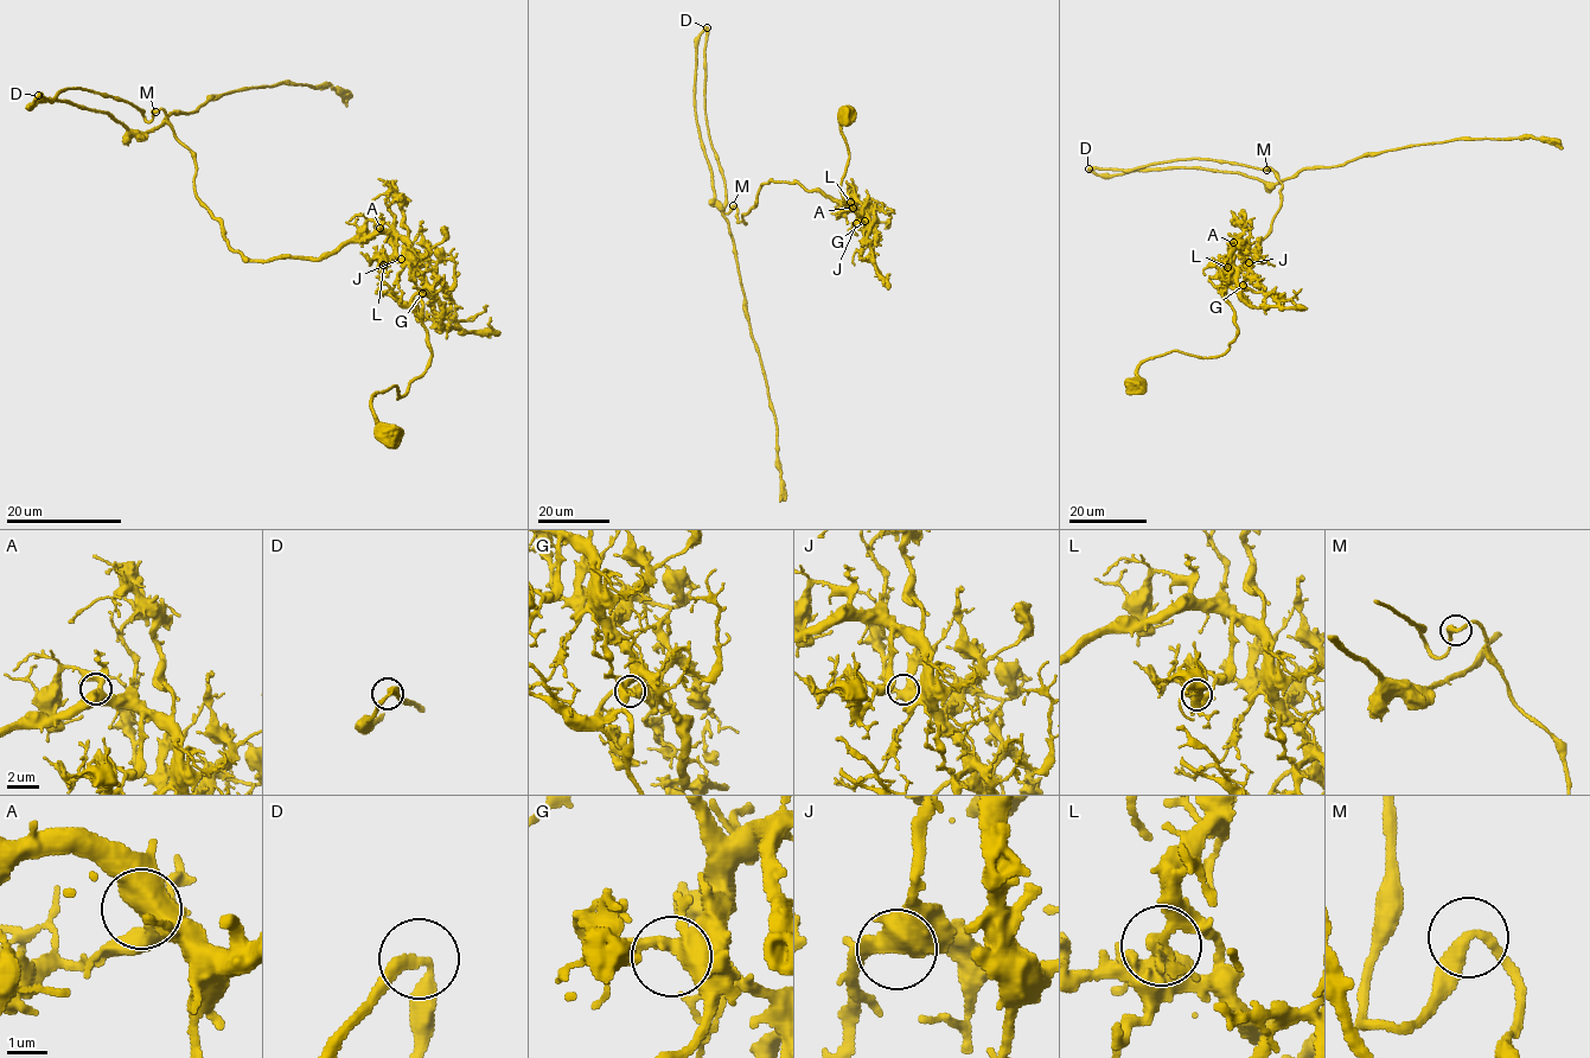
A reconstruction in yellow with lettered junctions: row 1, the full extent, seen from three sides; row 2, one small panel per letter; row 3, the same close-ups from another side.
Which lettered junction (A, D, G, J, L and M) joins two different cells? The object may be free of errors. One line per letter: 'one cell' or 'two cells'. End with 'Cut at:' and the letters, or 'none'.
A: one cell
D: one cell
G: one cell
J: one cell
L: one cell
M: one cell
Cut at: none

